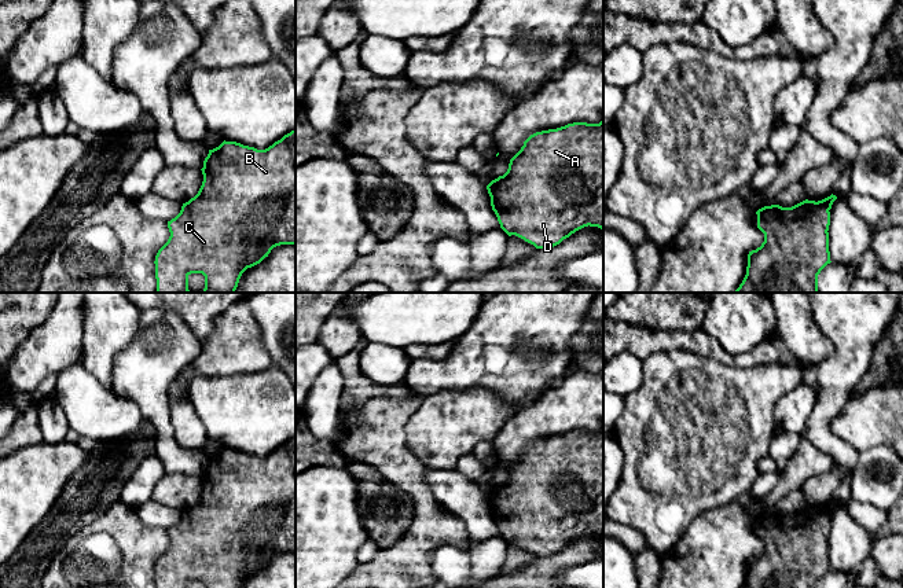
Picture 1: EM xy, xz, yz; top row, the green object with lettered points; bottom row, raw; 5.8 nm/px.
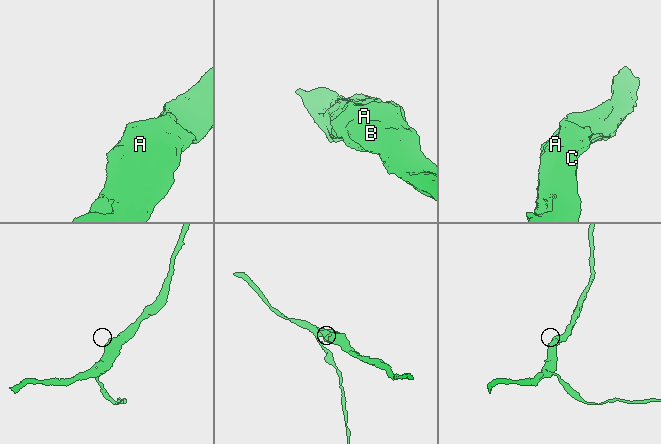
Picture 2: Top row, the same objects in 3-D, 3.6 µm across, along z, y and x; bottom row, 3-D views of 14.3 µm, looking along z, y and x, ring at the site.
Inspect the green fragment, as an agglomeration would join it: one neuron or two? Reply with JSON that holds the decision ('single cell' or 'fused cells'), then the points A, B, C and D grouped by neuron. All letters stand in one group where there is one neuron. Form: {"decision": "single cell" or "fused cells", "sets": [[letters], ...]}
{"decision": "single cell", "sets": [["A", "B", "C", "D"]]}

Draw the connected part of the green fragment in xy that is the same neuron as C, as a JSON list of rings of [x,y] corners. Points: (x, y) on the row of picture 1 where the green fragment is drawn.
[[[296,129],[265,150],[224,140],[209,150],[201,170],[203,181],[198,194],[168,221],[170,236],[155,256],[157,293],[190,293],[191,273],[205,276],[202,293],[235,293],[247,268],[260,264],[276,246],[296,245]]]

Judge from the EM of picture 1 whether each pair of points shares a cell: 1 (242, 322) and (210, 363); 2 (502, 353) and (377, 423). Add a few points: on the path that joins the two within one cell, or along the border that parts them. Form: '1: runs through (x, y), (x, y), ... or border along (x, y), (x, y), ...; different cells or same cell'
1: runs through (237, 331), (235, 338), (220, 353); same cell
2: border along (411, 390), (425, 396); different cells

